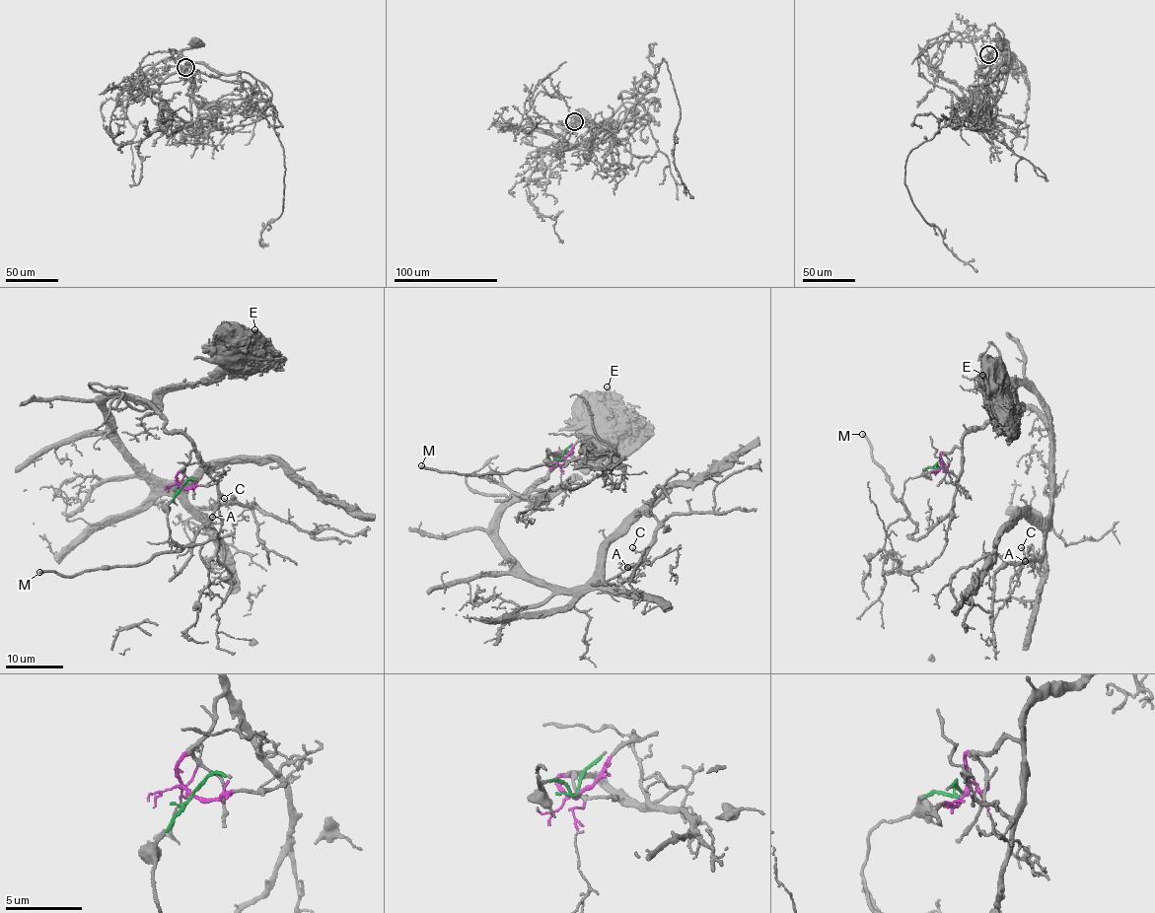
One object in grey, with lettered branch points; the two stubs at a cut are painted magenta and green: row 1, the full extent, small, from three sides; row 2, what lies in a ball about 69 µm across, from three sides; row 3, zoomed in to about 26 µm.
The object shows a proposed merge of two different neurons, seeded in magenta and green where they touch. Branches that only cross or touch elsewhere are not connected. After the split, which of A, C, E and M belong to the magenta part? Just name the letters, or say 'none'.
A, C, E

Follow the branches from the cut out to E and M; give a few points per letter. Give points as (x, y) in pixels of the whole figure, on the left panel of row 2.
E: (180, 486), (177, 475), (192, 442), (166, 431), (143, 401), (204, 383), (224, 364), (227, 341), (255, 329)
M: (180, 486), (167, 516), (170, 537), (179, 550), (153, 554), (142, 563), (62, 577), (39, 572)

